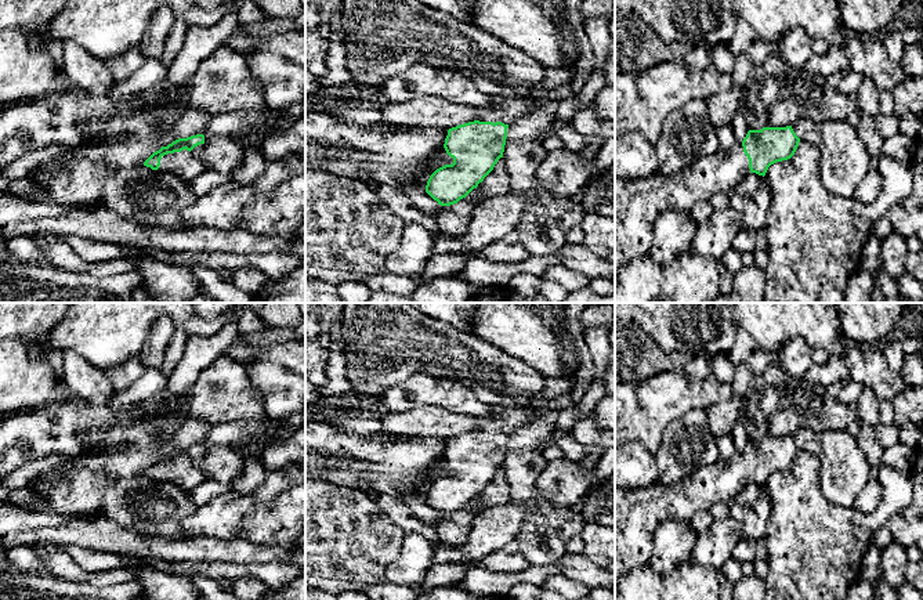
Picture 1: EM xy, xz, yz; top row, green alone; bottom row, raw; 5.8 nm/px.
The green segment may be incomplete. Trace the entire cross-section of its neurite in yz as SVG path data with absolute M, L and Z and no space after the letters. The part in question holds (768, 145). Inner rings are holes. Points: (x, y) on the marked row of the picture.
M792 126L763 127L761 130L749 130L742 142L734 142L725 152L705 156L674 176L663 176L658 170L644 178L615 177L615 286L623 265L649 254L654 224L663 212L691 210L698 202L709 200L719 192L730 194L749 173L764 177L771 165L790 159L799 142L800 138Z

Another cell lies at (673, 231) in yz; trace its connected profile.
M666 210L655 220L649 256L660 265L667 265L680 254L689 252L696 223L691 210Z

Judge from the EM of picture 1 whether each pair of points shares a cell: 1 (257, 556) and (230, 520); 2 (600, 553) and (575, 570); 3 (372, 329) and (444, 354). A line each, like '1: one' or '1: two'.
1: two
2: two
3: one

